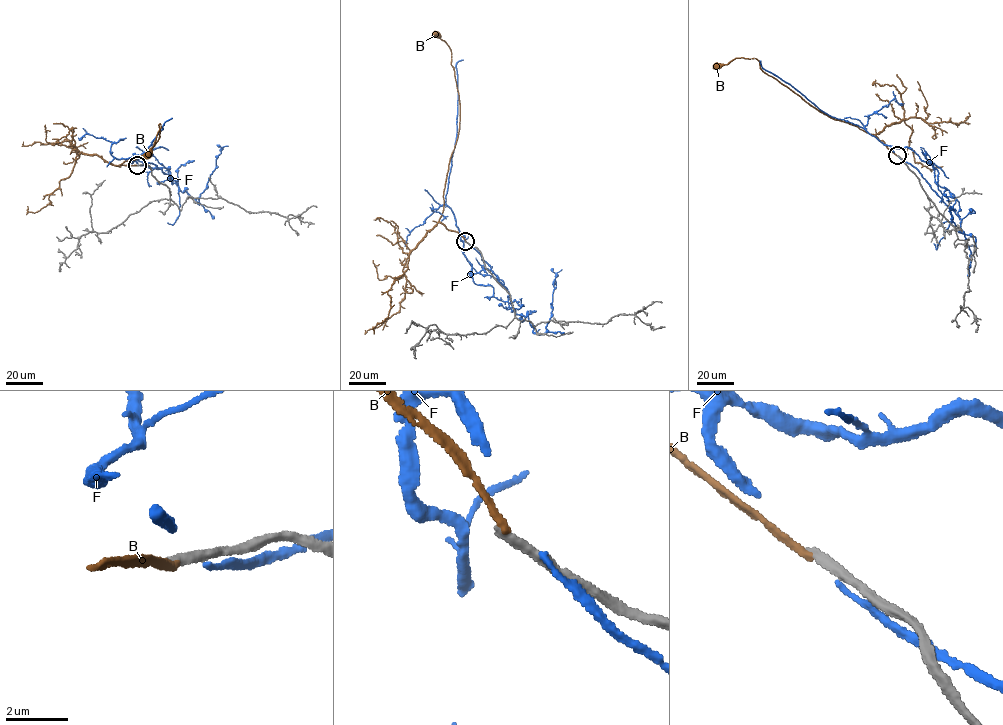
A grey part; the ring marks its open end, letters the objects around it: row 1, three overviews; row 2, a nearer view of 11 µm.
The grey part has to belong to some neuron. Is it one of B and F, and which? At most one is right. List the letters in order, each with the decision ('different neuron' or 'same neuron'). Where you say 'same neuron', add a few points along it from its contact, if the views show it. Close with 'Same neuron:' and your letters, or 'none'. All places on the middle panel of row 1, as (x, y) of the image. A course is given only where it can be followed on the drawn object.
B: different neuron
F: different neuron
Same neuron: none

